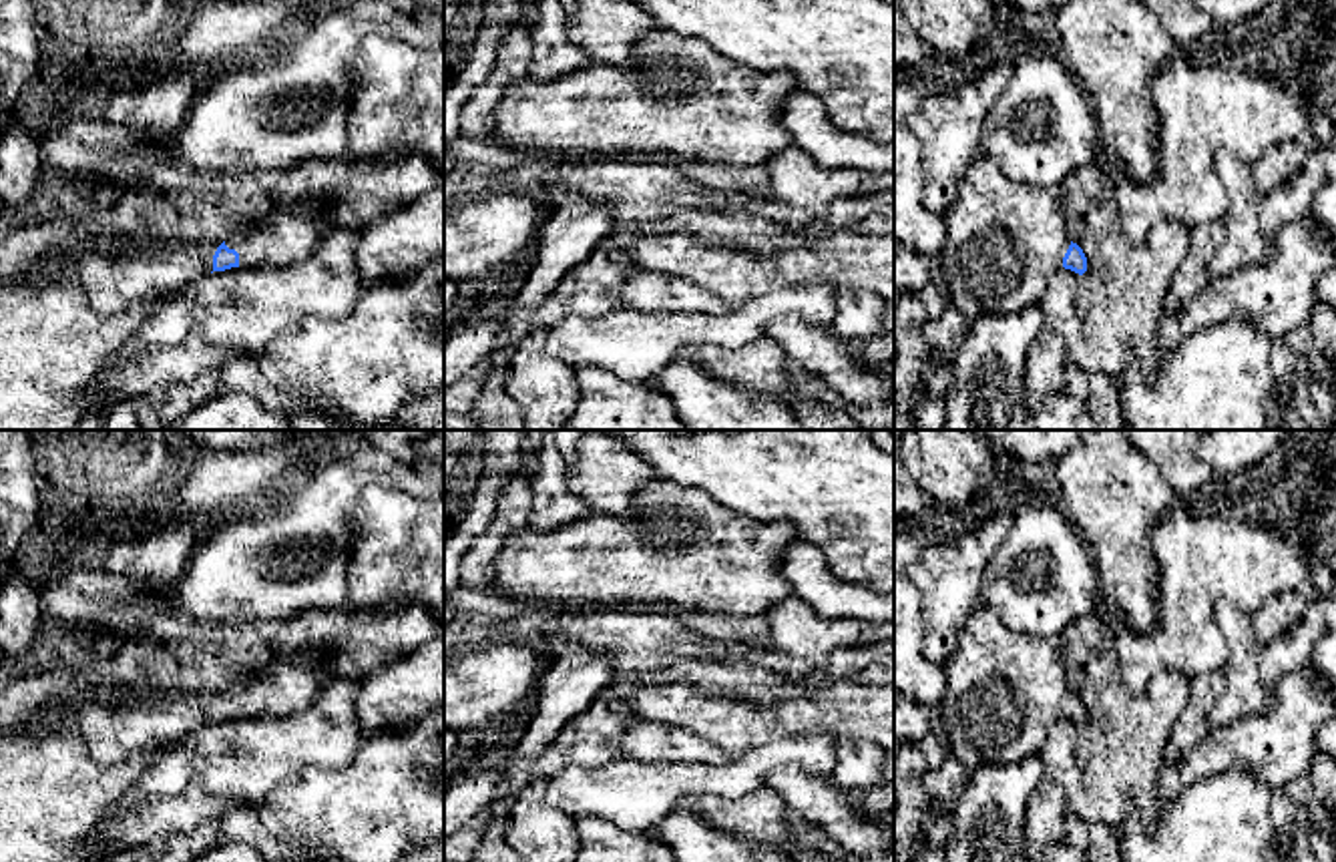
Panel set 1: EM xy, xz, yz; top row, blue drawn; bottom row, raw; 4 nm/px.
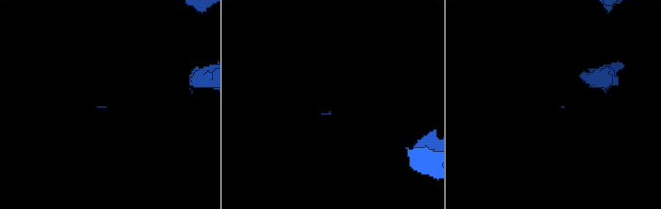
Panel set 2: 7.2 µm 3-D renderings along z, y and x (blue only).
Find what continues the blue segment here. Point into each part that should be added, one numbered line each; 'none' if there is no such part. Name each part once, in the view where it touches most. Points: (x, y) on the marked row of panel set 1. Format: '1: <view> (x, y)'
1: xy (290, 234)

